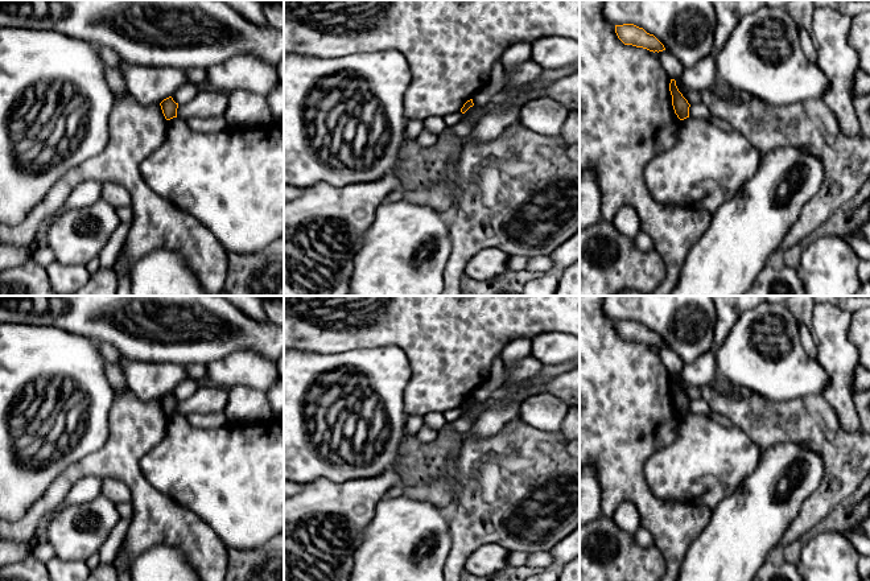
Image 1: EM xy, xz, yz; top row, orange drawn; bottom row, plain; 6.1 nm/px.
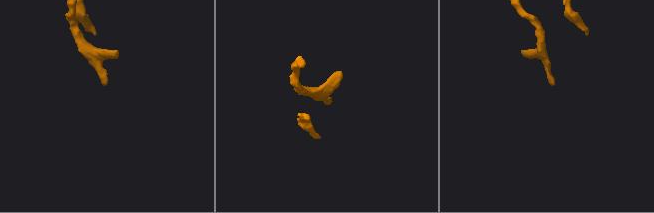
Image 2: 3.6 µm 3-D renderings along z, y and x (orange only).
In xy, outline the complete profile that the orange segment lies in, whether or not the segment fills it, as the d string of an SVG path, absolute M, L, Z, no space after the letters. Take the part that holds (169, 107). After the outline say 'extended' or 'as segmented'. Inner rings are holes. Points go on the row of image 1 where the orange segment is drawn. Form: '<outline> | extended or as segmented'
M172 96L164 99L160 106L166 120L177 118L178 103L176 103Z | as segmented

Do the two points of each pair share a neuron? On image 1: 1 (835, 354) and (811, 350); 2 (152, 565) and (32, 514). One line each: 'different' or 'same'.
1: different
2: different

